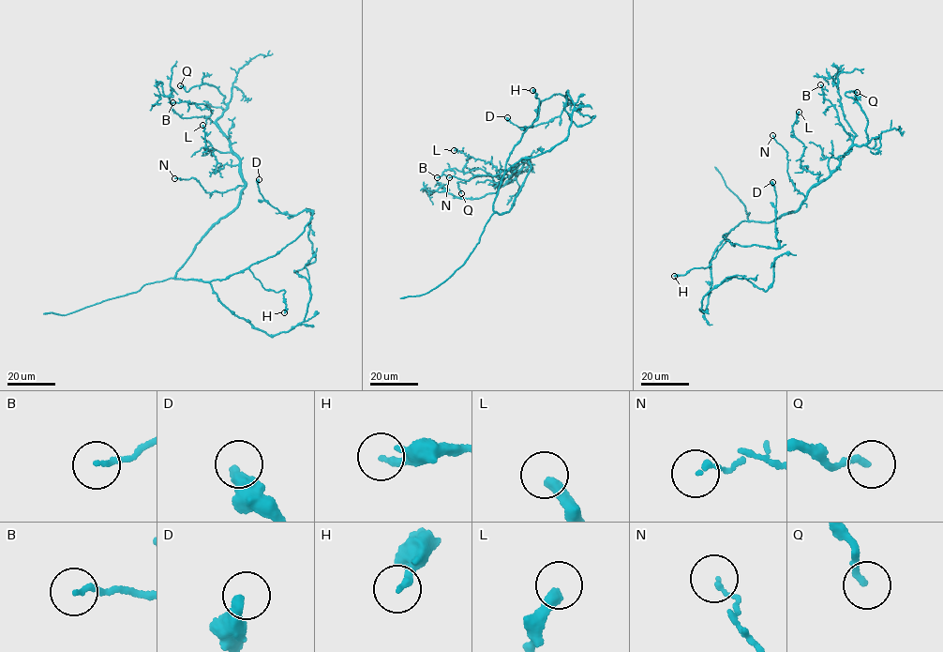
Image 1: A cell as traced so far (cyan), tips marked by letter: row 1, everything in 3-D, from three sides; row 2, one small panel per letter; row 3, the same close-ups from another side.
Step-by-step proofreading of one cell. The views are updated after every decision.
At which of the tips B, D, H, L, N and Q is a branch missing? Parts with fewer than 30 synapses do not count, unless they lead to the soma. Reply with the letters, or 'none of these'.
none of these

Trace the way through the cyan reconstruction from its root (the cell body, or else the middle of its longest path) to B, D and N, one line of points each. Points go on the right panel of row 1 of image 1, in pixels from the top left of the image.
B: (740, 222), (770, 222), (796, 211), (811, 189), (830, 176), (851, 148), (853, 137), (824, 97), (820, 84)
D: (740, 222), (723, 236), (734, 246), (778, 247), (774, 232), (776, 196), (772, 182)
N: (740, 222), (770, 222), (796, 211), (805, 199), (789, 179), (787, 152), (772, 135)

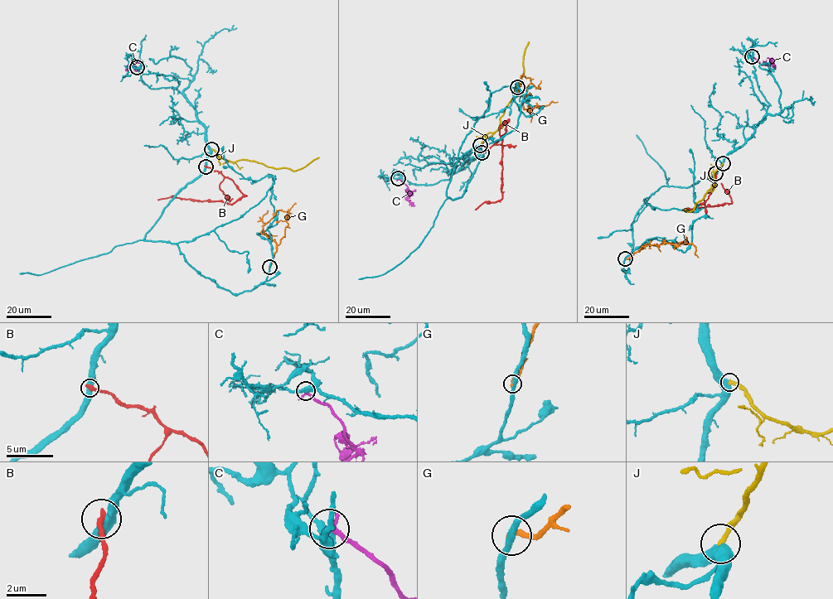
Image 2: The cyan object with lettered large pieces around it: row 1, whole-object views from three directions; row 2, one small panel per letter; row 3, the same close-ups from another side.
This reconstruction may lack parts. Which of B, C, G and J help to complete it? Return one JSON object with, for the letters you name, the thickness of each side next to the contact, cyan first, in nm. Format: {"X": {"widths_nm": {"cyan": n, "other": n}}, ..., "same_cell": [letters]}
{"J": {"widths_nm": {"cyan": 440, "other": 260}}, "same_cell": ["J"]}

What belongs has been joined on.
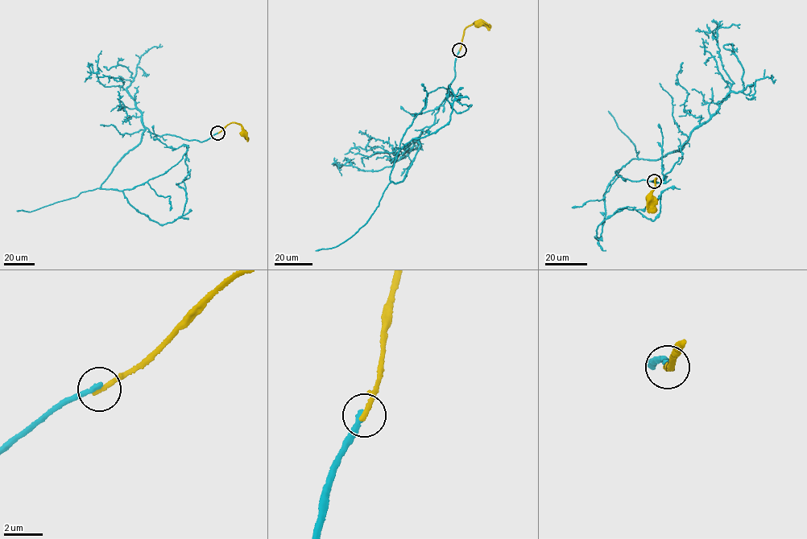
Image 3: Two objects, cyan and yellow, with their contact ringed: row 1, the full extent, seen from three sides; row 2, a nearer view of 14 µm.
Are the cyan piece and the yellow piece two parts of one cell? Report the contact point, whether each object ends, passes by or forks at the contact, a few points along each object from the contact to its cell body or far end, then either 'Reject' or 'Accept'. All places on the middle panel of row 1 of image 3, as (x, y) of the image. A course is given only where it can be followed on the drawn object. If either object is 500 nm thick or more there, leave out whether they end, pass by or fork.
Place: (459, 50). At the ring cyan ends. At the ring yellow ends. Course of cyan: (459, 50), (405, 176), (390, 180), (403, 146), (449, 121), (449, 84), (450, 107), (462, 105). Course of yellow: (459, 50), (465, 30), (477, 23). Reject

